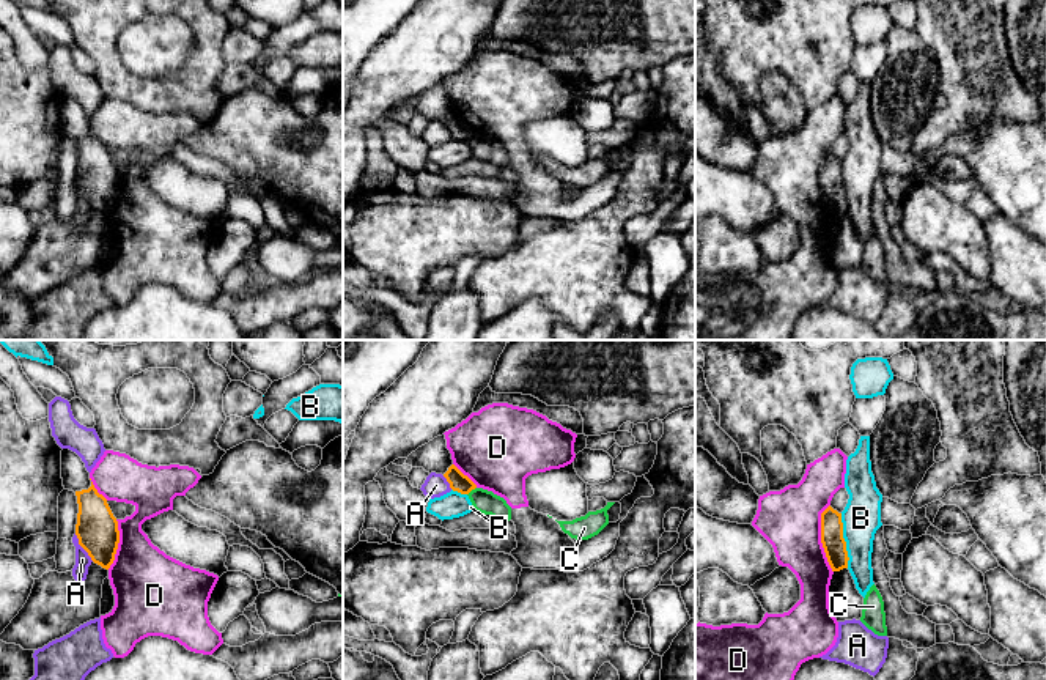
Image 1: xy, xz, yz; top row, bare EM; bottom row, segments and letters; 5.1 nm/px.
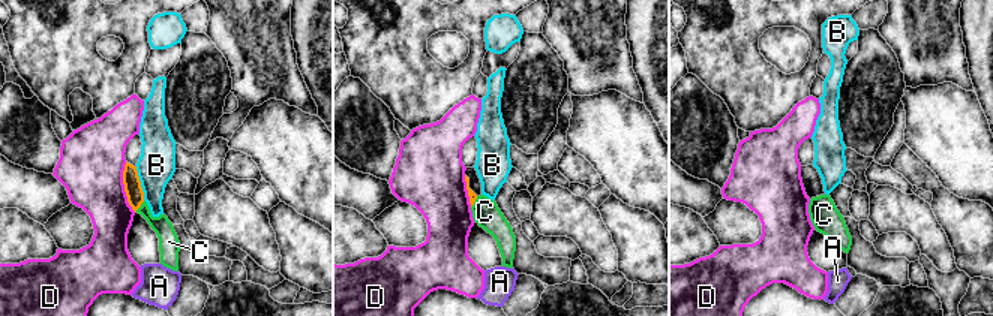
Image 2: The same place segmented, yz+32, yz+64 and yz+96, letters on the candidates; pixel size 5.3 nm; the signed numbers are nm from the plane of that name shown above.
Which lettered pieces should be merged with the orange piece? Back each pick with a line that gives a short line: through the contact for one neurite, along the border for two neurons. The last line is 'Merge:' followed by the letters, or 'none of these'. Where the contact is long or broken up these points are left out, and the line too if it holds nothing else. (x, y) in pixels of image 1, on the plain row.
Merge: none of these

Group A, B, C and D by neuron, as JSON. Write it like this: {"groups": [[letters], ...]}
{"groups": [["A"], ["B"], ["C"], ["D"]]}

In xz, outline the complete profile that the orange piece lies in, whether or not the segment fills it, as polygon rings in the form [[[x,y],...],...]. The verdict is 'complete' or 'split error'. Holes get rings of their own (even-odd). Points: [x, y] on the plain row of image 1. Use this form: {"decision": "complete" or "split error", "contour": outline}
{"decision": "complete", "contour": [[[455,112],[448,115],[444,124],[450,131],[450,135],[461,142],[469,142],[472,137],[477,135],[477,132],[467,123],[464,123]]]}

